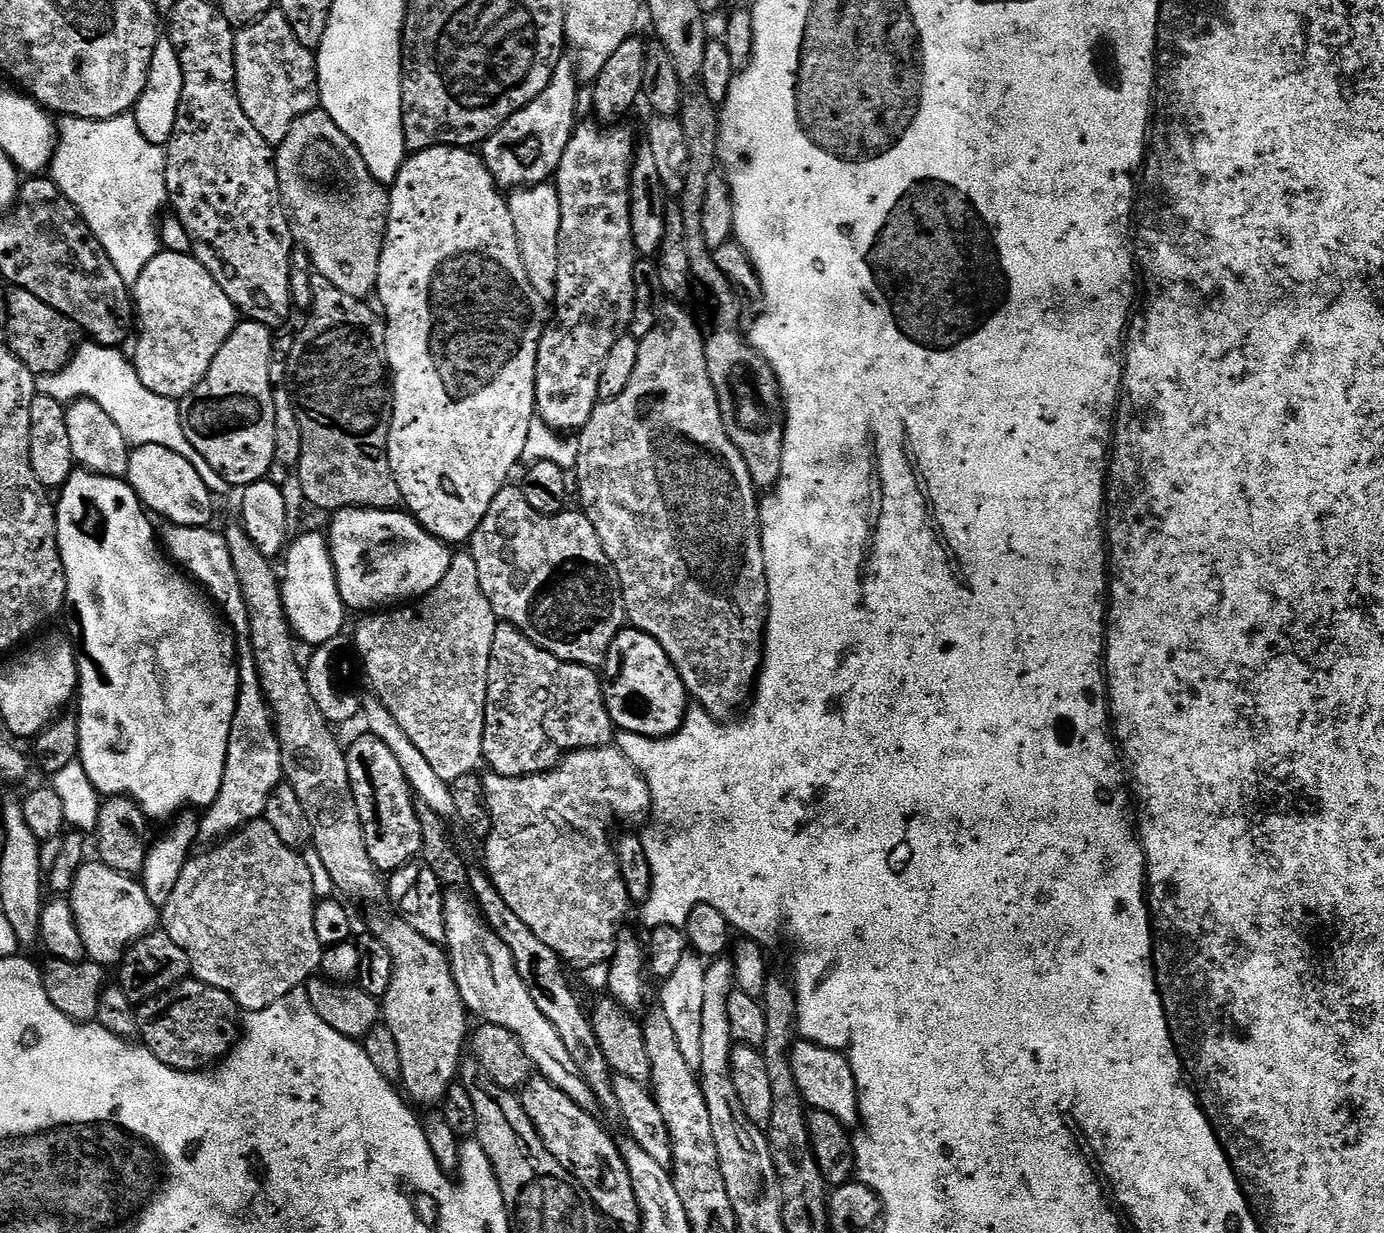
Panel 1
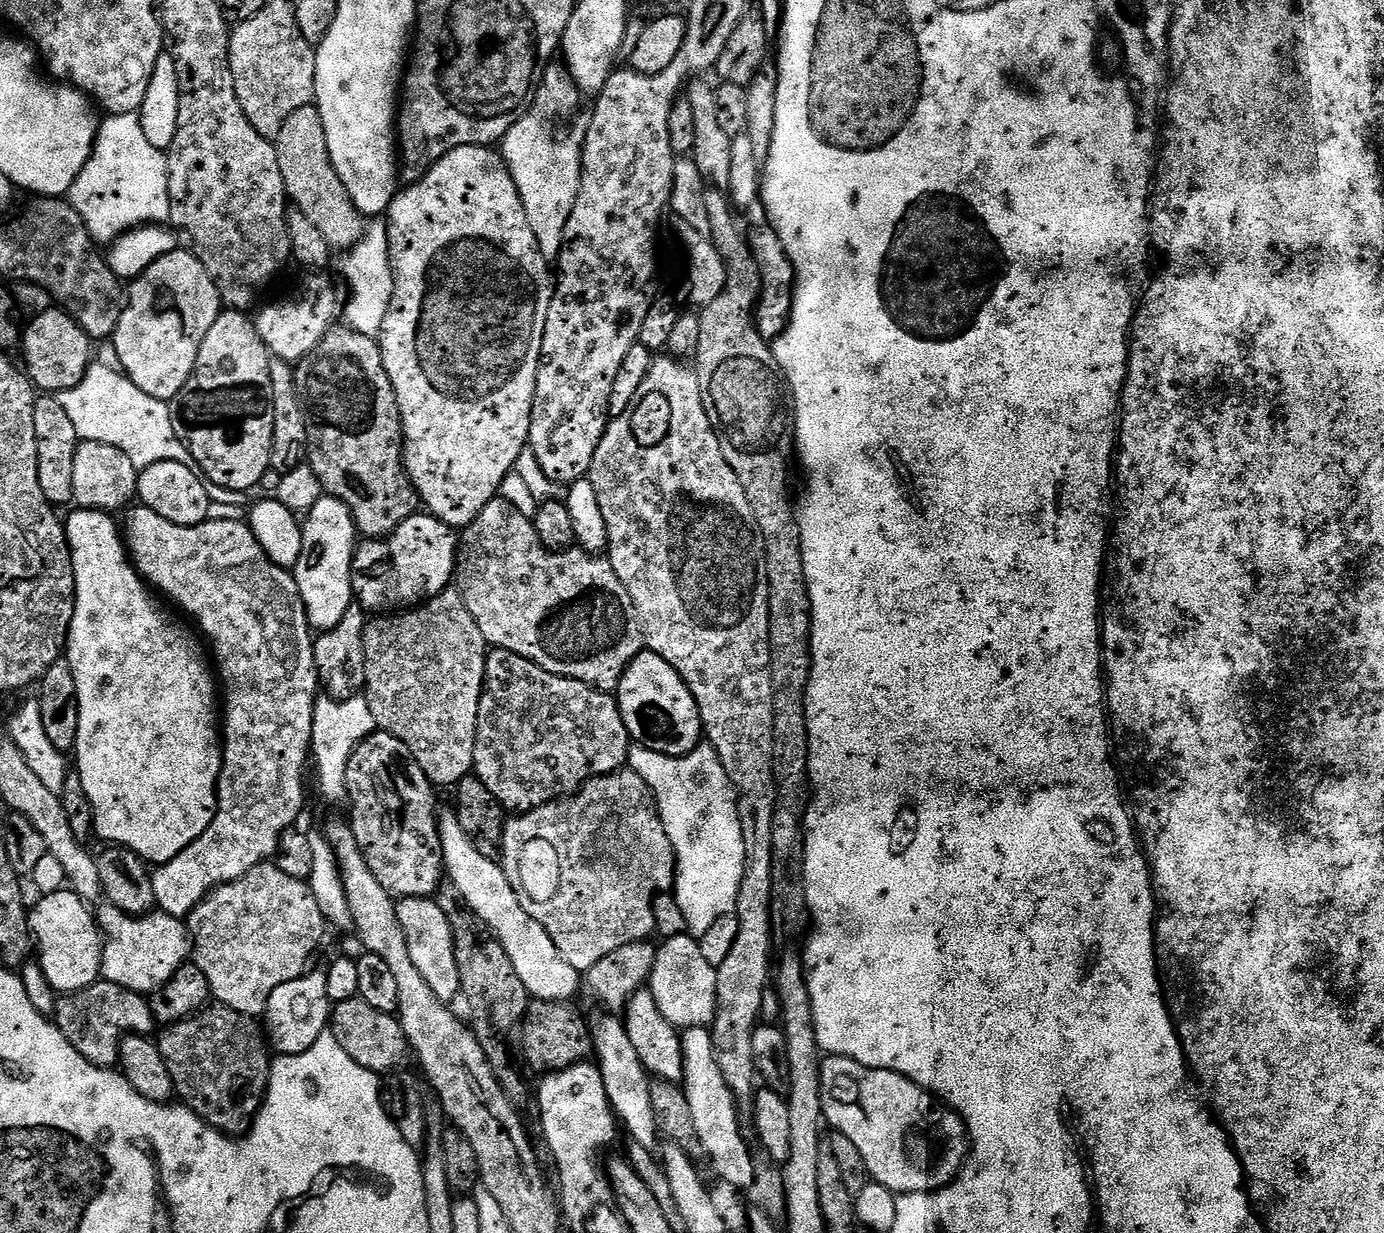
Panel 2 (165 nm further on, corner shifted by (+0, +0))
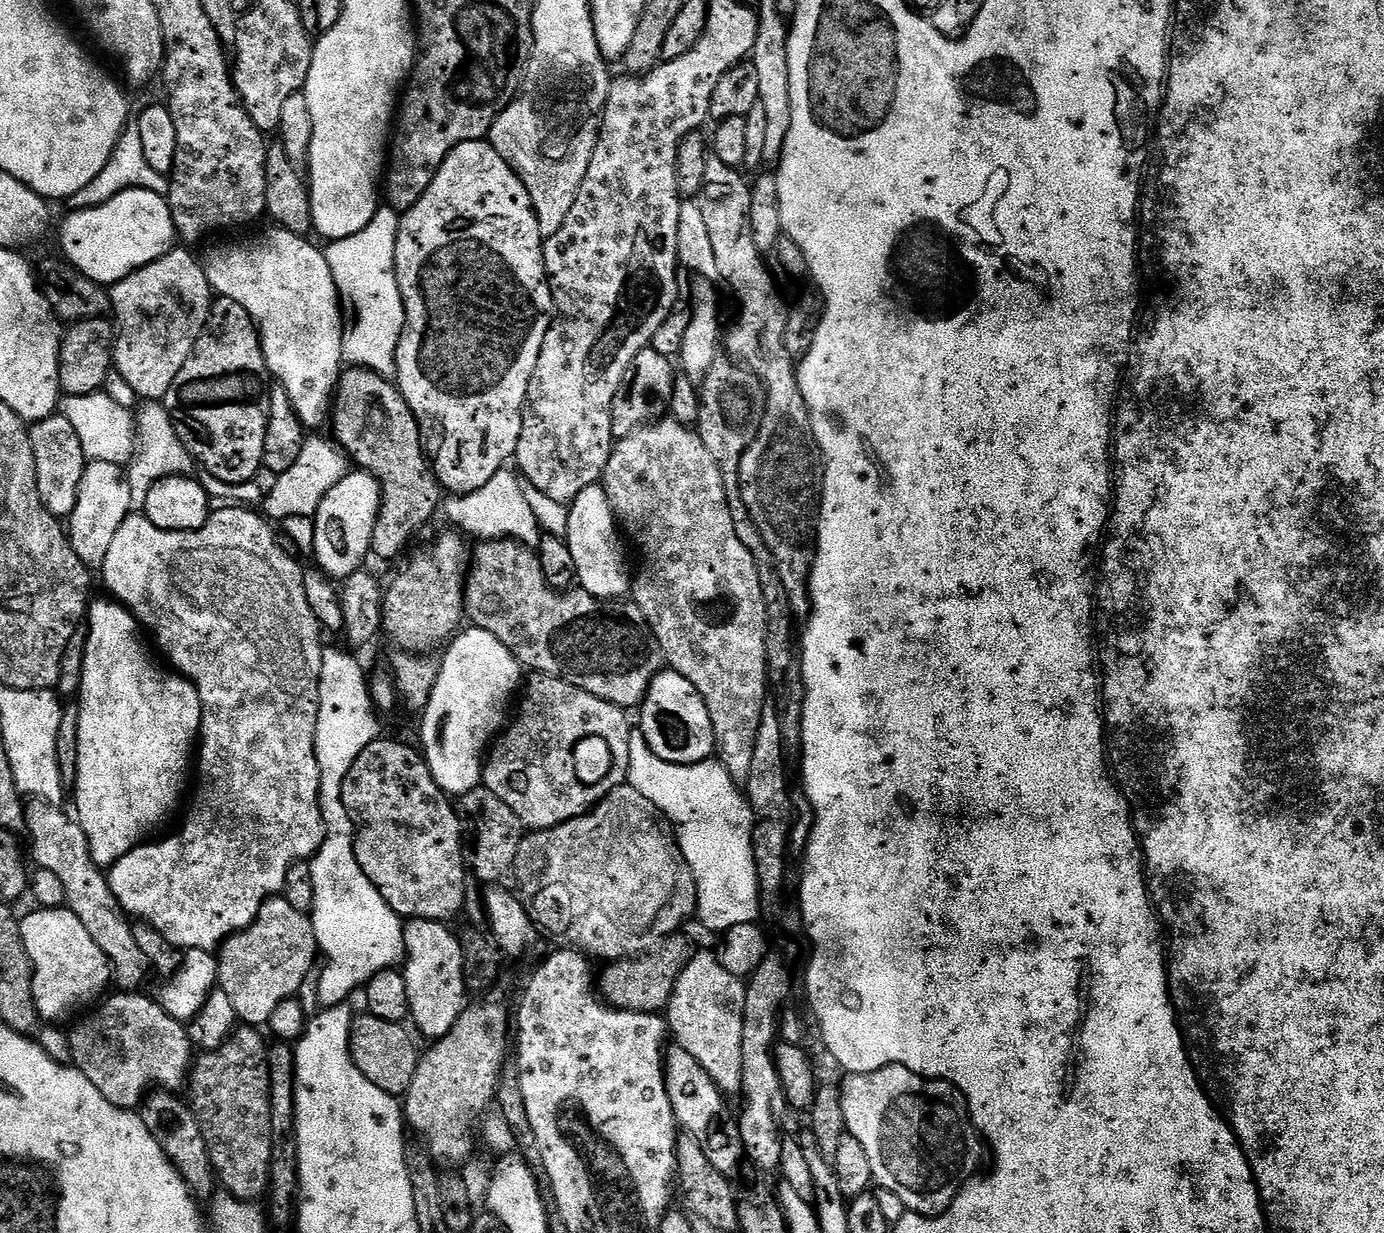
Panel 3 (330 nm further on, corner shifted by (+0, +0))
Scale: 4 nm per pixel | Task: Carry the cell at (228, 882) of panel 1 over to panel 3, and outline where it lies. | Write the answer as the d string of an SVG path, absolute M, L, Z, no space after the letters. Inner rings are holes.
M277 894L261 906L260 913L249 928L243 928L240 932L229 936L220 945L216 965L218 987L226 990L226 994L230 997L237 1021L248 1026L264 1026L274 1014L274 1010L282 1006L282 1002L291 1000L297 995L296 991L307 982L312 967L313 972L317 967L316 960L318 964L316 935L311 919L305 913L294 910L294 906L290 906L290 902L286 902L283 895Z

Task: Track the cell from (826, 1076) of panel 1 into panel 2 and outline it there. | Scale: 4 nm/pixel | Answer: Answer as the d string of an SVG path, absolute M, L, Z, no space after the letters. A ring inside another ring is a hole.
M831 1054L823 1057L820 1065L820 1085L822 1086L822 1110L827 1127L832 1127L839 1135L850 1138L854 1146L858 1146L858 1154L862 1154L865 1169L873 1181L882 1186L886 1186L892 1192L903 1194L905 1192L937 1192L939 1188L946 1188L953 1180L957 1179L960 1169L964 1167L970 1155L970 1141L968 1138L968 1125L965 1124L963 1116L959 1112L952 1111L951 1108L941 1107L941 1112L935 1108L932 1093L927 1092L922 1086L918 1086L910 1078L906 1078L897 1072L891 1072L885 1068L865 1068L857 1060L851 1060L845 1056L834 1056Z

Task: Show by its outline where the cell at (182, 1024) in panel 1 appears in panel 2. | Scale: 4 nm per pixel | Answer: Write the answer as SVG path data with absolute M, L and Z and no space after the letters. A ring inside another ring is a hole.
M212 1007L167 1025L158 1036L160 1053L170 1070L175 1095L181 1096L186 1107L210 1127L239 1138L252 1131L252 1122L268 1095L273 1057L268 1056L270 1045L257 1017Z

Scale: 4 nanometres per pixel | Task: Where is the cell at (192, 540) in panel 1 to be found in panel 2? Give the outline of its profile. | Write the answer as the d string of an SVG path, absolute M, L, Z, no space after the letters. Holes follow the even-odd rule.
M144 505L133 507L128 514L126 522L124 521L125 545L137 572L144 577L151 587L154 587L158 592L159 590L164 592L184 611L188 612L198 622L201 628L199 628L199 631L206 638L208 636L212 640L212 648L216 656L215 660L213 654L214 664L218 669L219 683L222 685L222 704L224 700L224 712L222 708L222 755L224 761L220 767L220 782L216 785L216 817L206 830L206 834L202 834L193 844L186 846L186 850L182 850L182 854L178 854L178 858L159 865L151 873L156 908L165 912L167 916L187 918L215 888L220 888L224 884L242 878L254 866L271 861L280 847L282 834L295 825L292 823L299 818L300 811L304 808L304 767L307 764L309 767L310 764L312 723L314 722L318 693L321 691L320 675L316 673L316 663L314 662L314 629L308 620L305 602L302 600L301 590L298 588L295 575L289 569L282 568L274 563L262 550L262 546L258 545L258 540L254 538L251 528L245 521L241 519L238 521L210 518L192 527L184 527L170 522L169 519L163 518Z

